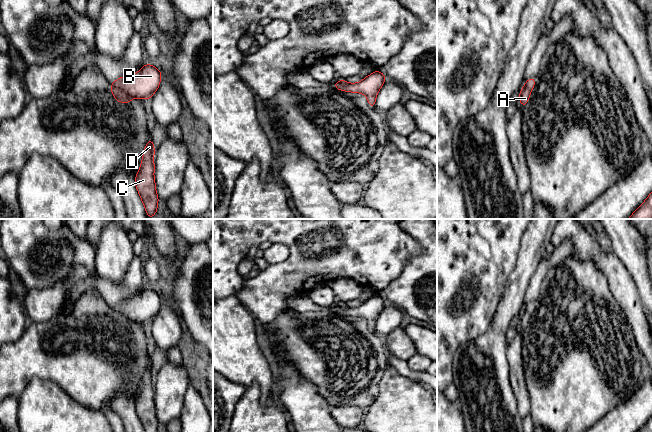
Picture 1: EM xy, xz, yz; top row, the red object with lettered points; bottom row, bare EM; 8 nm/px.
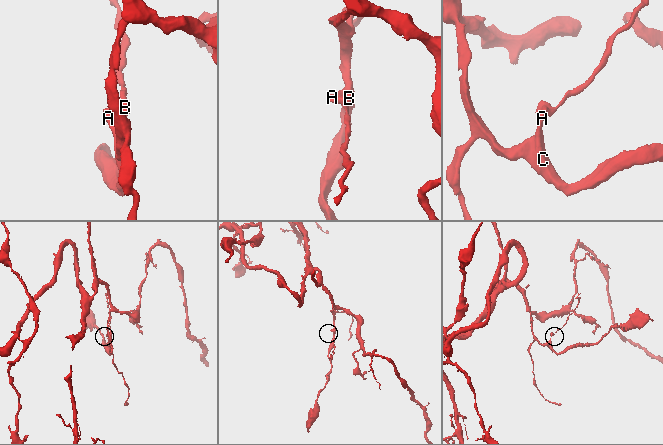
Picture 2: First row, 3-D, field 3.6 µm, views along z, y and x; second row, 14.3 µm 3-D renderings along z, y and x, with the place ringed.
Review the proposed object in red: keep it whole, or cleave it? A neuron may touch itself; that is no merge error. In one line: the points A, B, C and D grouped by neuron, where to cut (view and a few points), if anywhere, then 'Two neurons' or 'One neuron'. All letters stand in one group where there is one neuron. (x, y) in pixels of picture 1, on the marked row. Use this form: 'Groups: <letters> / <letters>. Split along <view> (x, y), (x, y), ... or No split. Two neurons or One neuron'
Groups: A B C D. No split. One neuron

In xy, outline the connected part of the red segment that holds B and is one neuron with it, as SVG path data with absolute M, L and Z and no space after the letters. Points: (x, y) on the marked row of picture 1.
M146 63L139 72L115 80L110 90L119 103L130 103L133 97L149 100L158 90L161 77L158 68Z

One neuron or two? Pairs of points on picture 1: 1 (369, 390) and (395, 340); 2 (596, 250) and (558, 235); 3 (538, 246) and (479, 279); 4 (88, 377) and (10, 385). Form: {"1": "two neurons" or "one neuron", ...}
{"1": "two neurons", "2": "one neuron", "3": "two neurons", "4": "one neuron"}

